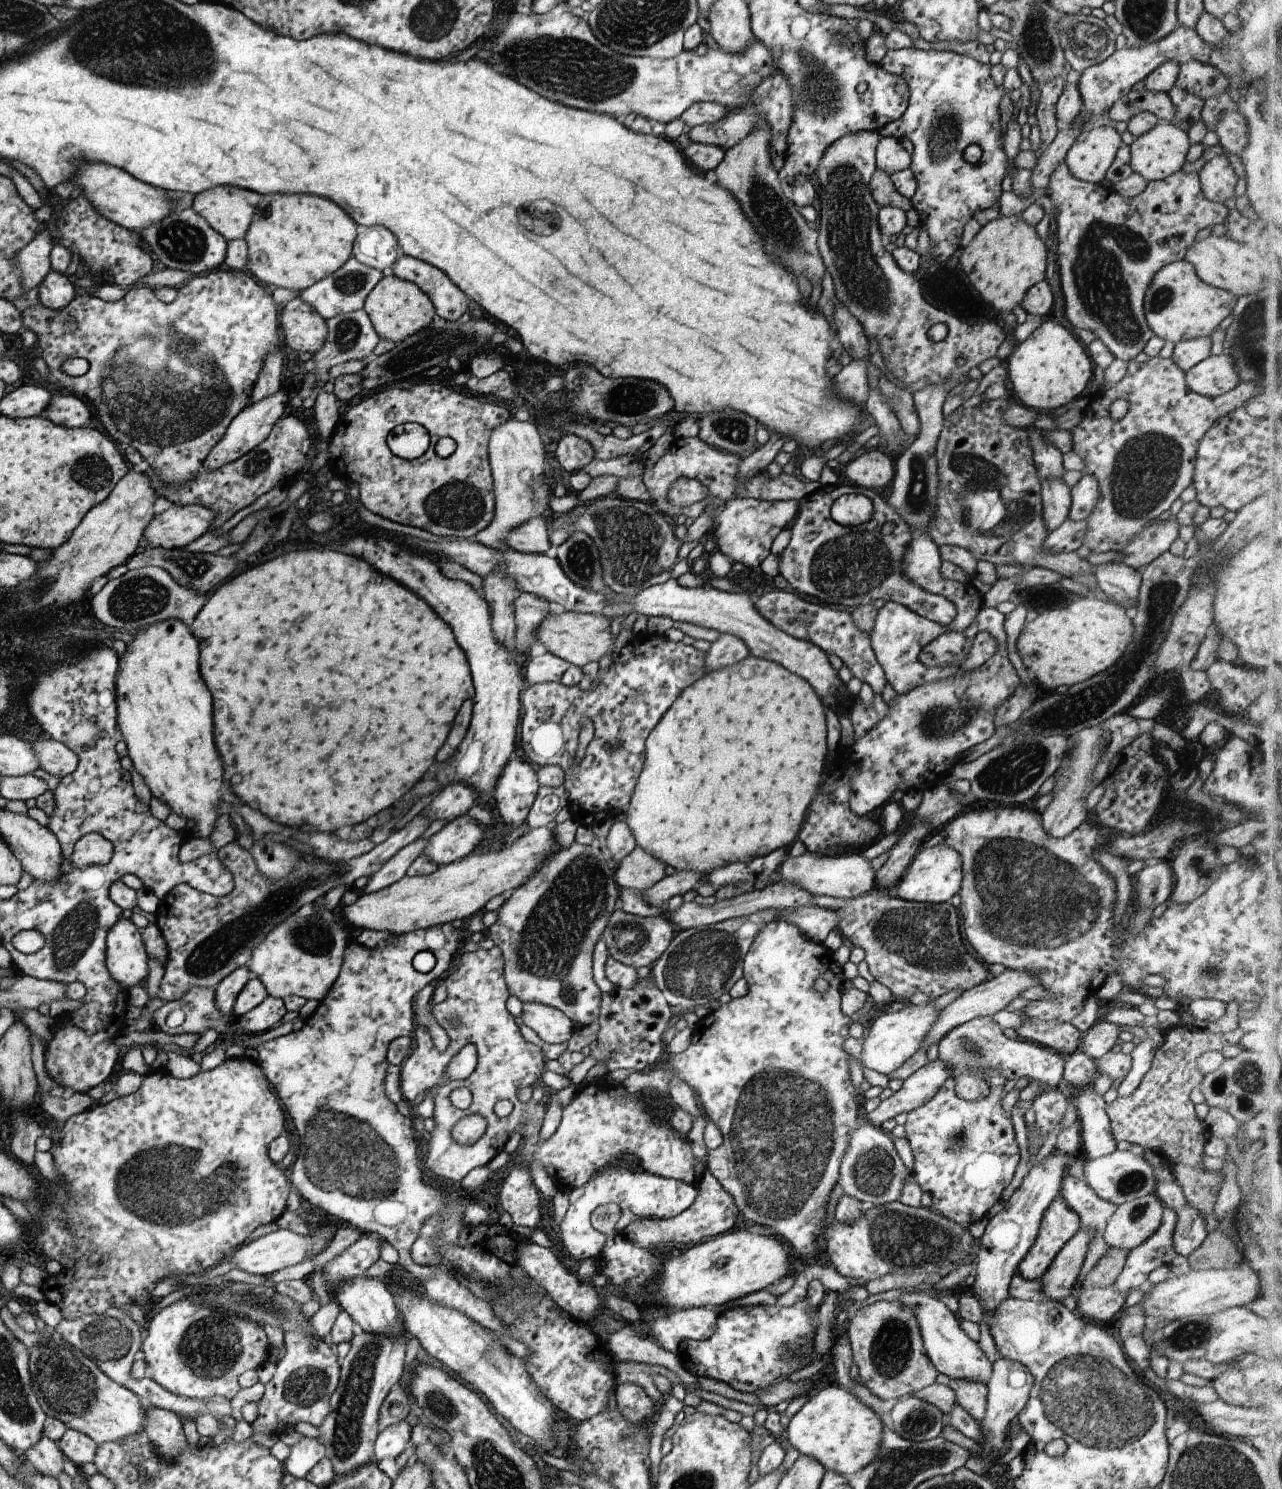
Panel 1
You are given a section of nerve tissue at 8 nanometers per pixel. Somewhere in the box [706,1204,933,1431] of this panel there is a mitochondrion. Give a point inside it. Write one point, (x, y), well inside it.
(890, 1350)

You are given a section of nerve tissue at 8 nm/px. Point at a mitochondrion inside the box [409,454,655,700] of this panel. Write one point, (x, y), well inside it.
(458, 504)

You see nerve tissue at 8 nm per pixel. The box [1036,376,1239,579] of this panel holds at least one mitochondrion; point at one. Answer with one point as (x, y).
(1144, 471)

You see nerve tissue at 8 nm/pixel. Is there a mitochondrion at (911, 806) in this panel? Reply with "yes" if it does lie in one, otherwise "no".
no

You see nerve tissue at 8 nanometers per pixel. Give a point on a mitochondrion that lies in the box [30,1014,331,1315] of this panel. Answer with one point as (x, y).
(212, 1188)

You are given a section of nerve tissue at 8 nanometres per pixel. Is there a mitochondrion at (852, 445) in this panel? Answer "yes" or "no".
no

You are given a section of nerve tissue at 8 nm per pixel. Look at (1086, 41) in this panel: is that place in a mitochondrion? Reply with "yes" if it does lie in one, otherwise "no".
yes

